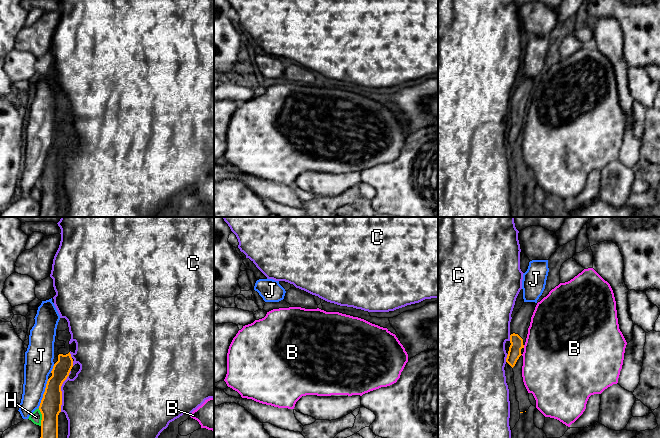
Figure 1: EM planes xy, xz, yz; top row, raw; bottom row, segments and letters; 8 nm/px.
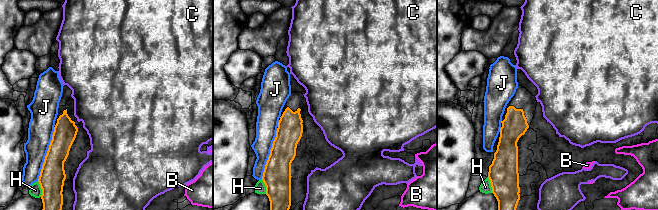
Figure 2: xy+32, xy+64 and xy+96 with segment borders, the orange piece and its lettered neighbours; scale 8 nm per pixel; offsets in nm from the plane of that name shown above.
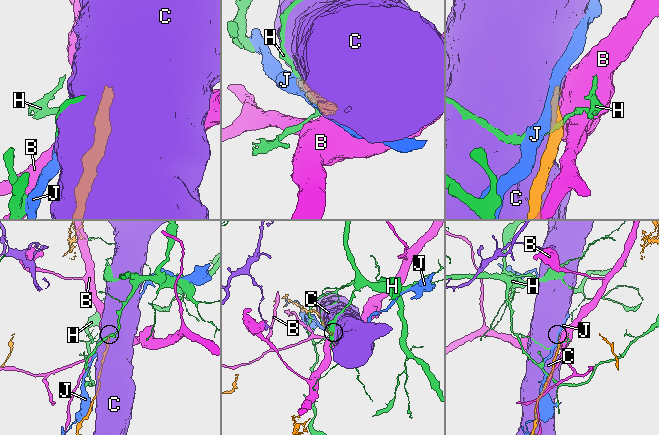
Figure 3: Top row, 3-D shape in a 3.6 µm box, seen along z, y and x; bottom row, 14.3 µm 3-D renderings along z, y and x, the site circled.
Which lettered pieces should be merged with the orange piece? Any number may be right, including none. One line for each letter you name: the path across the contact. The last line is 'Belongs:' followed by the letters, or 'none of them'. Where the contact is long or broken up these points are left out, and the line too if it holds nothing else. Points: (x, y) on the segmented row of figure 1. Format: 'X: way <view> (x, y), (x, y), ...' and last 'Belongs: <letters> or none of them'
Belongs: none of them

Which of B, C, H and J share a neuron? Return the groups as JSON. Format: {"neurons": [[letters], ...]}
{"neurons": [["B"], ["C"], ["H"], ["J"]]}

